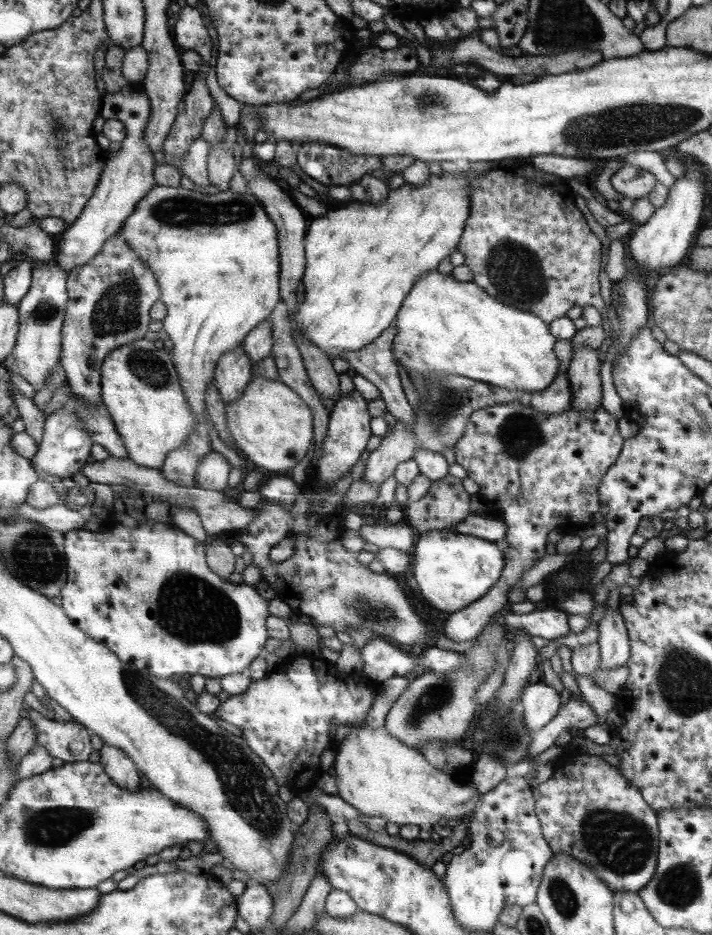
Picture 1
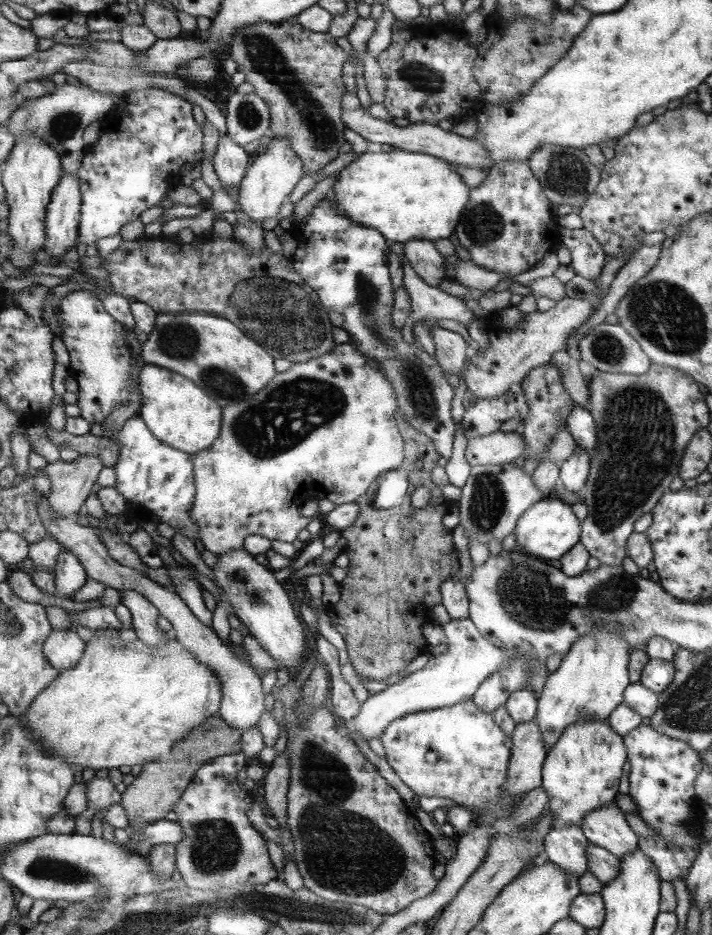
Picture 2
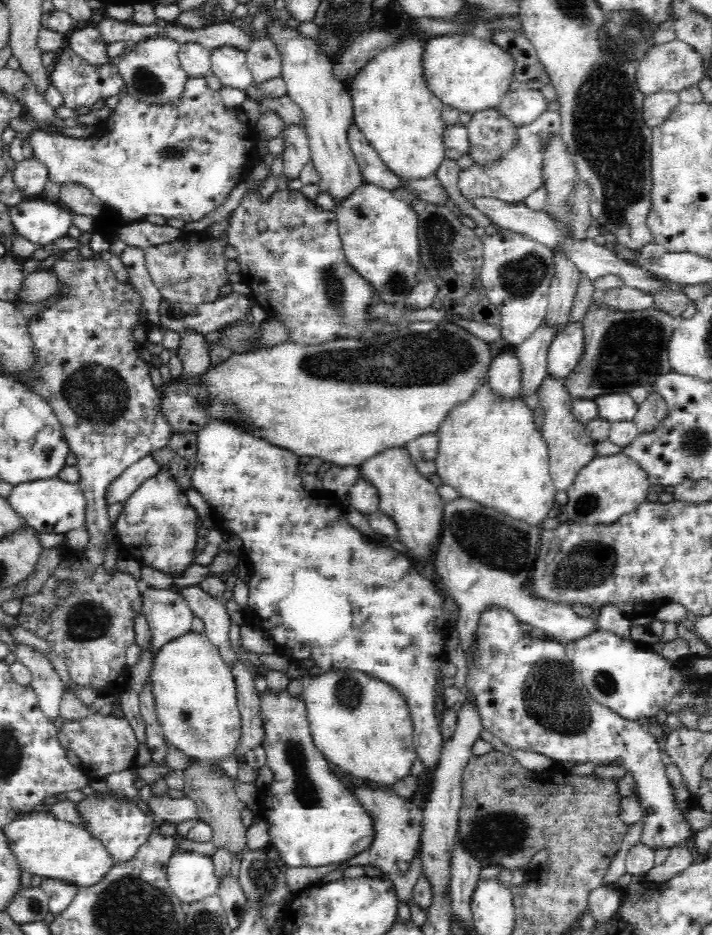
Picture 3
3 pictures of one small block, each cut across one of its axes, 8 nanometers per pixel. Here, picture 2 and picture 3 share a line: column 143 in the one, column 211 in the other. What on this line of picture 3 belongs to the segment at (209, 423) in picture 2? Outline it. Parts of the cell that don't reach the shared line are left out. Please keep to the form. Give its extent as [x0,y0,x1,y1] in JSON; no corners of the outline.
[157,321,490,467]

